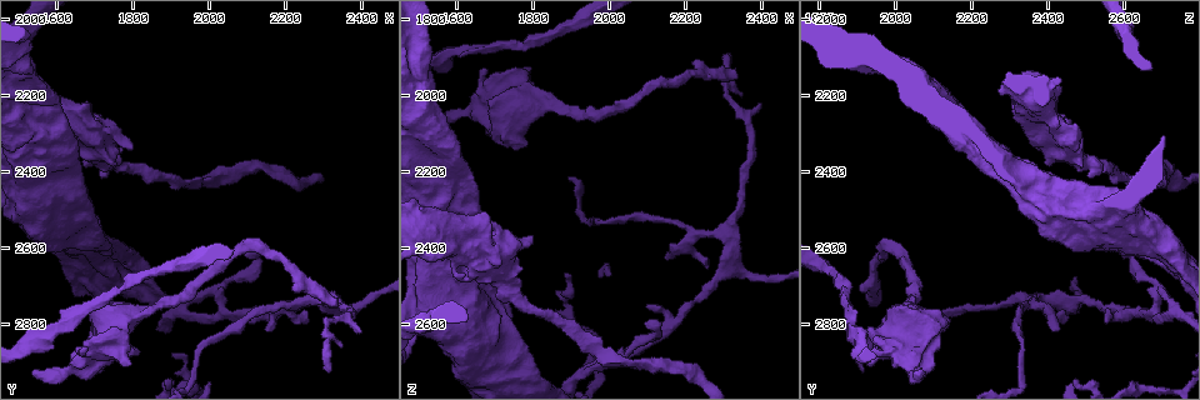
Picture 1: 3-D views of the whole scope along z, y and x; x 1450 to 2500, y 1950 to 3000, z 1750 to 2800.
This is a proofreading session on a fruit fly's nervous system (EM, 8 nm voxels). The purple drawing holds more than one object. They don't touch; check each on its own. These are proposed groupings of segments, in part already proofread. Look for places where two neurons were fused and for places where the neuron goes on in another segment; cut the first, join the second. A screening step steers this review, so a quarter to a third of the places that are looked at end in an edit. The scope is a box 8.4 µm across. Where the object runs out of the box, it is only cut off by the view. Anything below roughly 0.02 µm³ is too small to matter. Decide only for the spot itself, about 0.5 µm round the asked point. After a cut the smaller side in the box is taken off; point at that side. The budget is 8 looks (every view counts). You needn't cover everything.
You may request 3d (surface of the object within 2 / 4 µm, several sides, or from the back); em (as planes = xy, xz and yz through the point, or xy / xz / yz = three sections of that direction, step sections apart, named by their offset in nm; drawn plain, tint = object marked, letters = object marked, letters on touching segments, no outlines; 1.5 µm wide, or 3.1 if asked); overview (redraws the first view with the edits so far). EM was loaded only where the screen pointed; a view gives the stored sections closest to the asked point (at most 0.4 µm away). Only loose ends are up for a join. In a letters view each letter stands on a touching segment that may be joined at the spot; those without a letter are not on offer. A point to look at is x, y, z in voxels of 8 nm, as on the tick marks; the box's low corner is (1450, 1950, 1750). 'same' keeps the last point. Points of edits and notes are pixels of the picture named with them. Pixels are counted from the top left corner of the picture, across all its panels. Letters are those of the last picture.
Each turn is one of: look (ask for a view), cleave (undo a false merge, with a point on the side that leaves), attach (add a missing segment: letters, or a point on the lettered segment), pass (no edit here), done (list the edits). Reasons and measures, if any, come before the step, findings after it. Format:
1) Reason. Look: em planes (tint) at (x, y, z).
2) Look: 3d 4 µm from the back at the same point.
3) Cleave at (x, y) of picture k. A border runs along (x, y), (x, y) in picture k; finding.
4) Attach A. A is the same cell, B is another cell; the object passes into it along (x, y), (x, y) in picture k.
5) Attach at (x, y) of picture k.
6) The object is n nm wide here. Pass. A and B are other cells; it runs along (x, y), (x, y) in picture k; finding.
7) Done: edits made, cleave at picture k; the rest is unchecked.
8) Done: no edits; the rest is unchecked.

Free end. Look: em yz step 8 (tint) at (1955, 2730, 2700).

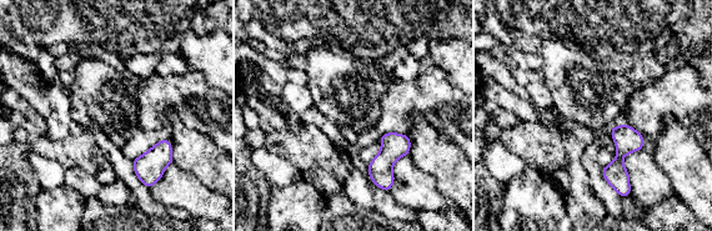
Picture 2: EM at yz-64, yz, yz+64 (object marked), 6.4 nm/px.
Another direction. Look: em planes (letters) at the same point.

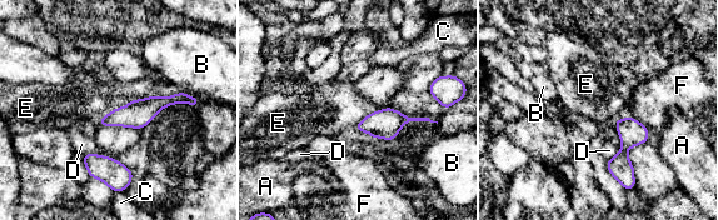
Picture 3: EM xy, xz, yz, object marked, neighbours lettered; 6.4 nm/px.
Pass. A, B, C, D, E and F are other cells; it runs along (189, 100), (101, 121) in picture 3; no lettered segment goes on from it.

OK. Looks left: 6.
Branch stops here. Look: em xy step 8 (tint) at (1540, 2920, 2070).

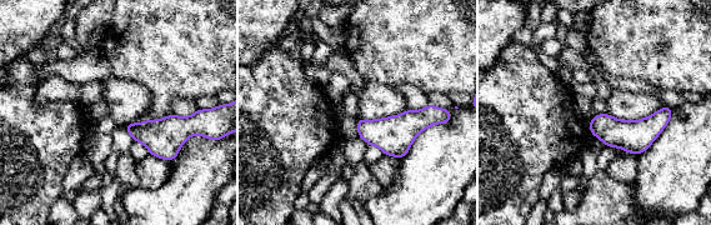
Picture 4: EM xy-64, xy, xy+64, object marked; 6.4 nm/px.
Another direction. Look: em planes (letters) at the same point.

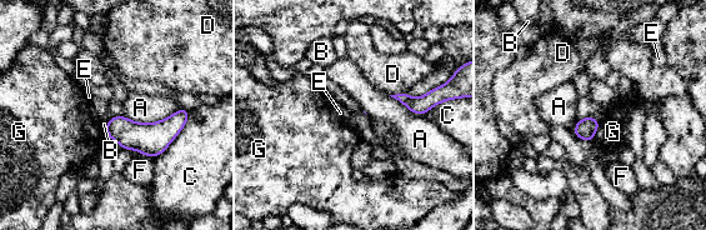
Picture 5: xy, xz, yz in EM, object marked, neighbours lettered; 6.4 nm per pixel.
Pass. A, B, C, D, E, F and G are other cells; a border runs along (111, 118), (105, 123) in picture 5; none of them fits.

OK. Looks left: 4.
Tapers out. Look: 3d 4 µm at (2300, 2920, 1910).

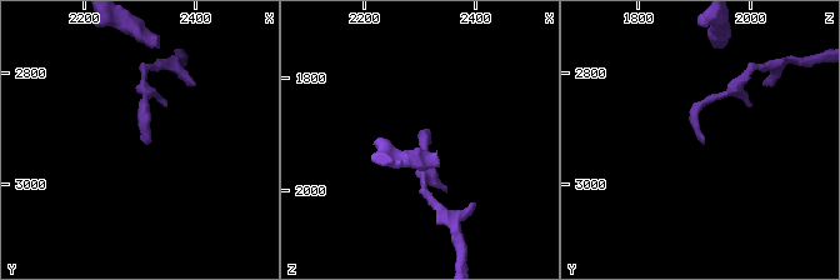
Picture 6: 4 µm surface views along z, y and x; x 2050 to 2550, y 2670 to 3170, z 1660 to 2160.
Need the tissue. Look: em planes (letters) at (2310, 2920, 1915).

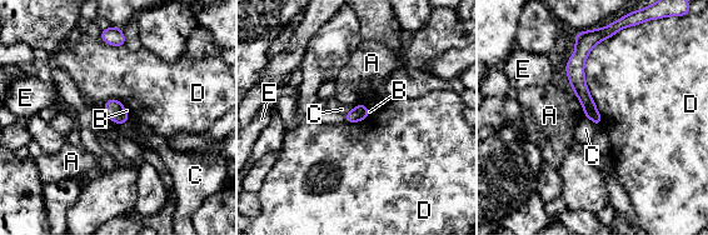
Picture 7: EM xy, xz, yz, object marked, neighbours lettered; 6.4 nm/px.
The object is 90 nm wide here. Pass. A, B, C, D and E are other cells; a border runs along (617, 33), (584, 63), (601, 125) in picture 7; none of them fits.

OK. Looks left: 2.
Done: no edits; the rest is unchecked.

